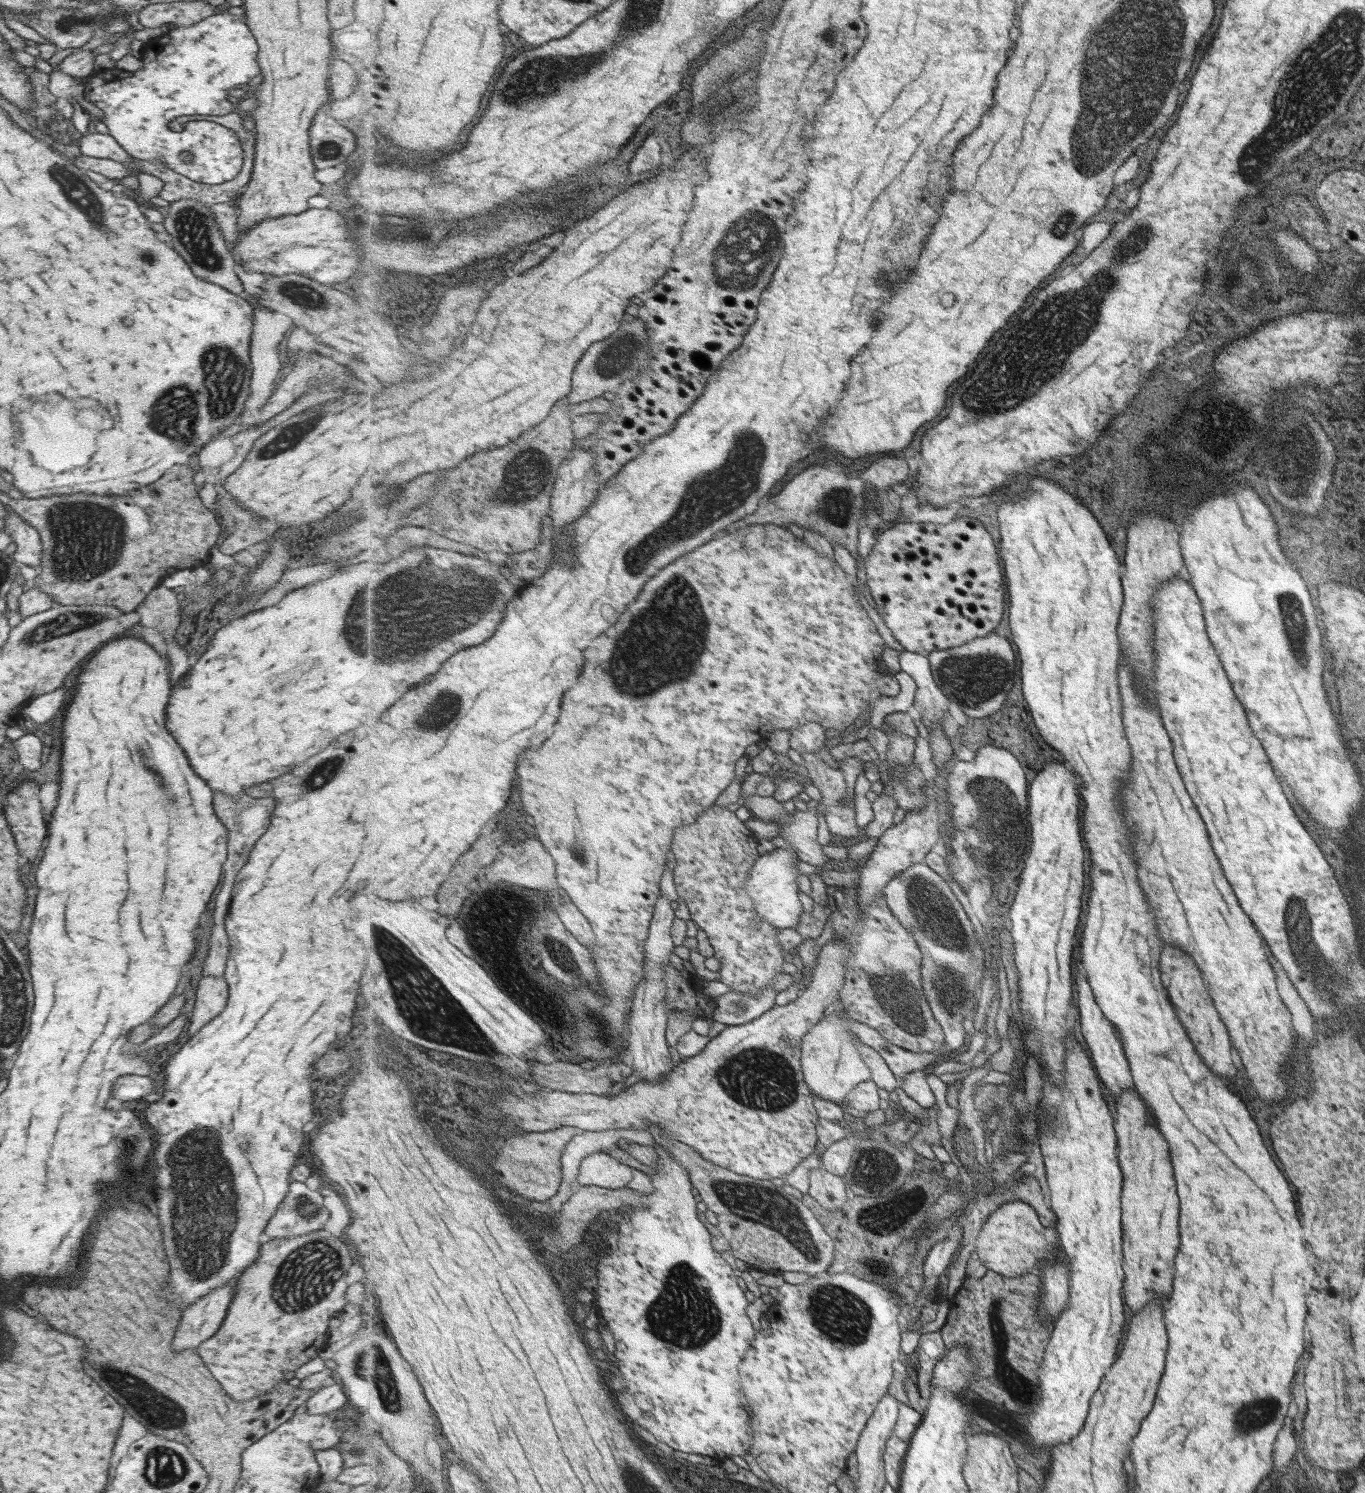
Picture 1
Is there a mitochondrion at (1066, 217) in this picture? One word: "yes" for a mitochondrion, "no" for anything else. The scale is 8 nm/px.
yes

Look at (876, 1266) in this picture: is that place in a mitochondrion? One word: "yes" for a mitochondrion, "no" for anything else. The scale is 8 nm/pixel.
yes

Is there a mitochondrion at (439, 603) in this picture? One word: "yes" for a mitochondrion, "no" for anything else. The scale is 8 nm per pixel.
yes

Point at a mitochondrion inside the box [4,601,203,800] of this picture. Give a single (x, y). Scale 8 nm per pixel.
(66, 624)

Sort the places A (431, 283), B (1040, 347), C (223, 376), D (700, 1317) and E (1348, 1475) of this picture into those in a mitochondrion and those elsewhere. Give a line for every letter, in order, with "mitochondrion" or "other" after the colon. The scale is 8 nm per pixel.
A: other
B: mitochondrion
C: mitochondrion
D: mitochondrion
E: other

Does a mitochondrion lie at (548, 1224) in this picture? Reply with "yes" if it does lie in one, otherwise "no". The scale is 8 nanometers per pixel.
no

